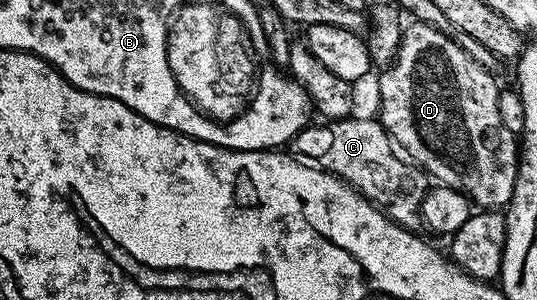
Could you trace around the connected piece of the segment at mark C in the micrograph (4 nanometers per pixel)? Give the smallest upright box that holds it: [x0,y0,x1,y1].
[290,117,429,224]

